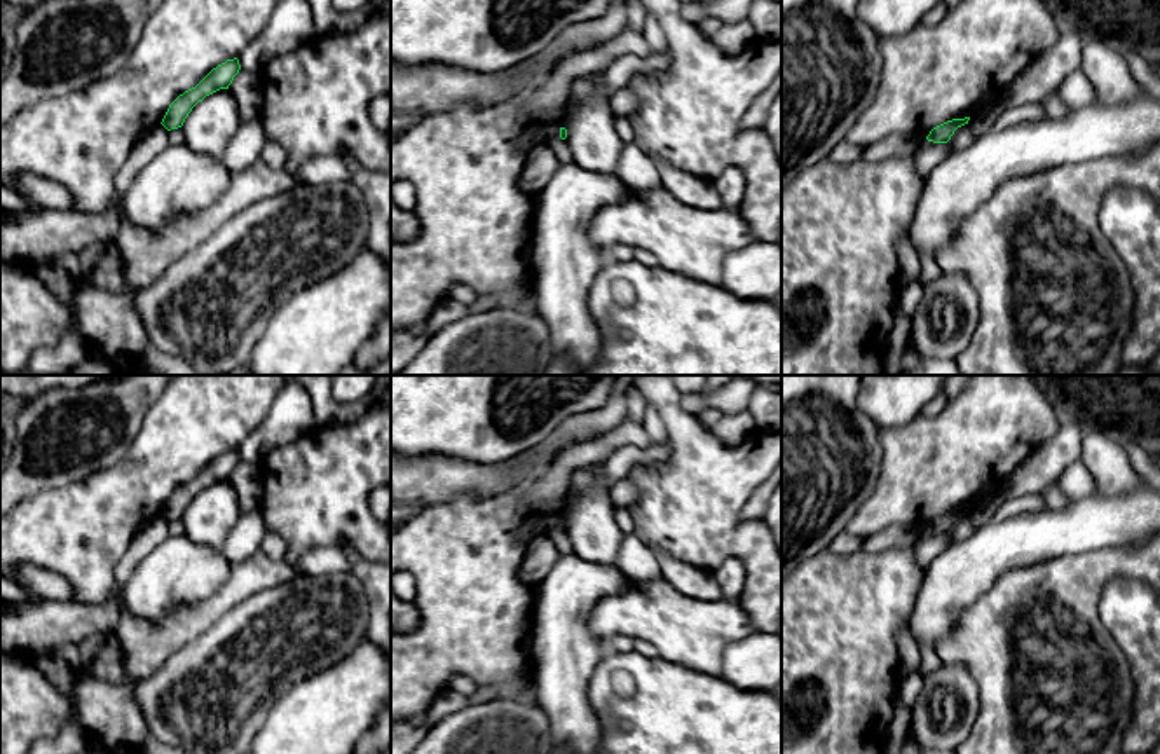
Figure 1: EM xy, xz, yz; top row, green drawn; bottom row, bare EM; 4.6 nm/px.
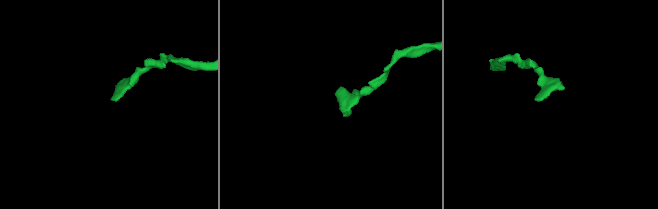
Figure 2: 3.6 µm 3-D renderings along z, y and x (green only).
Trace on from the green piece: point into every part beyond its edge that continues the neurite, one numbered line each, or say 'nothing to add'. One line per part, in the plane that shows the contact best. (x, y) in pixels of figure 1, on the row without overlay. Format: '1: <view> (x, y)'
nothing to add

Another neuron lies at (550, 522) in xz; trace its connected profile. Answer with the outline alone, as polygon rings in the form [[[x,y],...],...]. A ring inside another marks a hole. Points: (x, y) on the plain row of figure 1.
[[[542,513],[541,531],[553,539],[558,553],[567,555],[567,553],[572,553],[574,550],[572,550],[567,532],[560,529],[560,518],[562,518],[560,513]]]

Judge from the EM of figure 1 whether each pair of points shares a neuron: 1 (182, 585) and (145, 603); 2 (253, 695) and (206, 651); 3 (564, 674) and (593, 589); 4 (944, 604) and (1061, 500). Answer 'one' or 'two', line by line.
1: one
2: one
3: one
4: two

